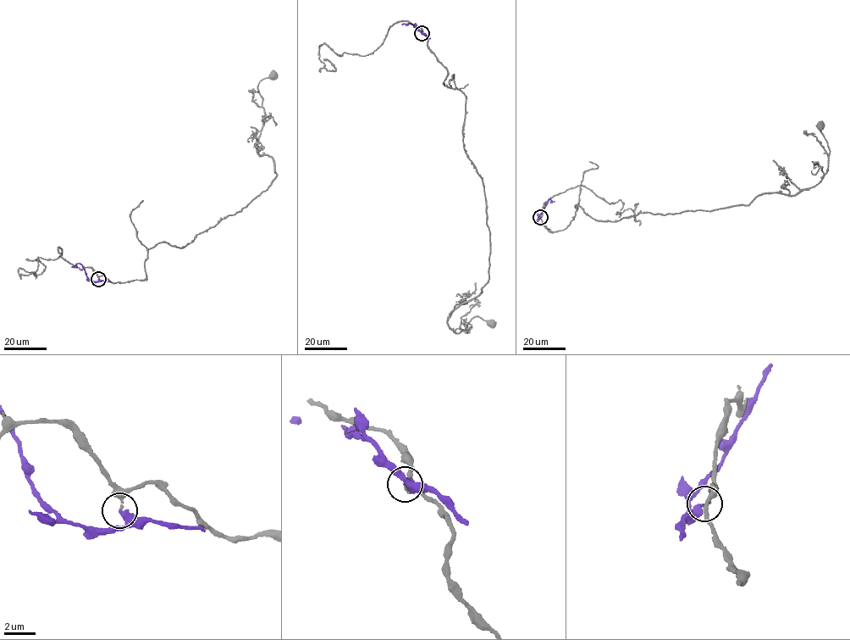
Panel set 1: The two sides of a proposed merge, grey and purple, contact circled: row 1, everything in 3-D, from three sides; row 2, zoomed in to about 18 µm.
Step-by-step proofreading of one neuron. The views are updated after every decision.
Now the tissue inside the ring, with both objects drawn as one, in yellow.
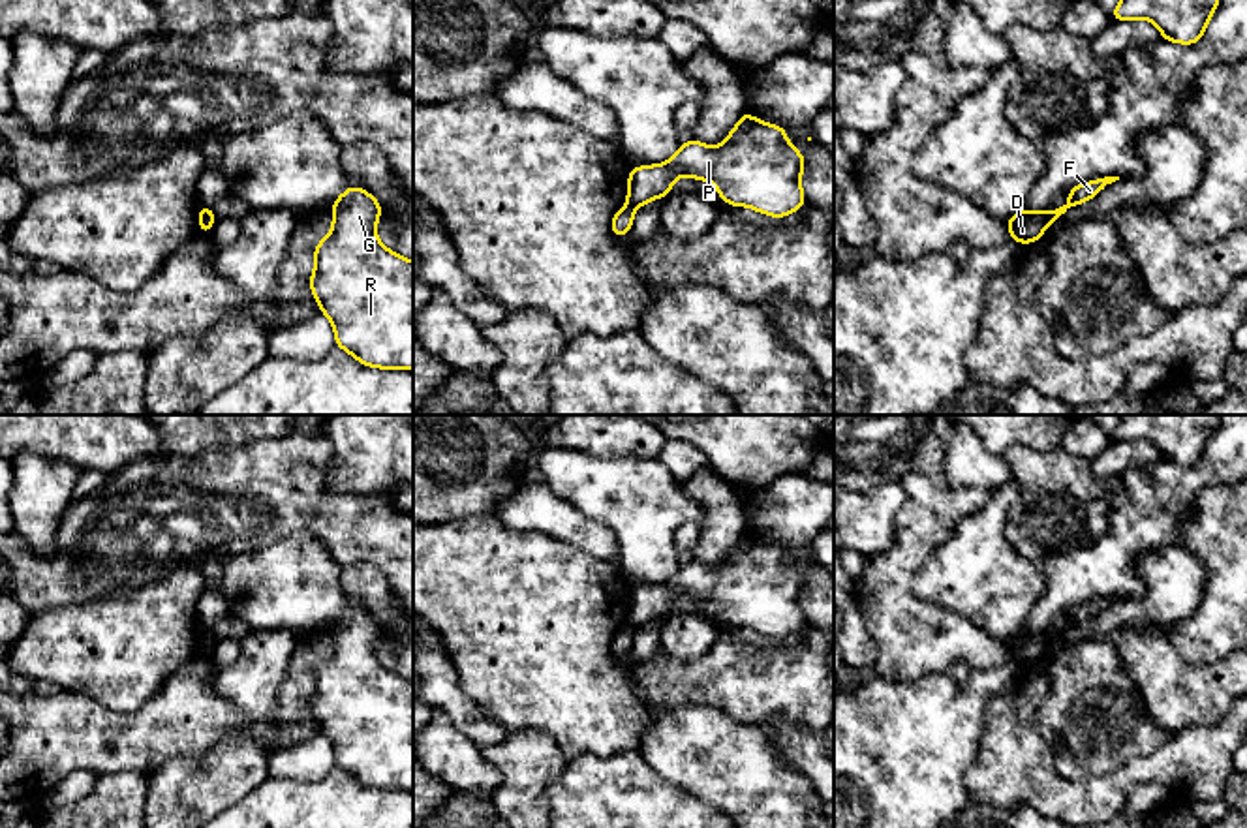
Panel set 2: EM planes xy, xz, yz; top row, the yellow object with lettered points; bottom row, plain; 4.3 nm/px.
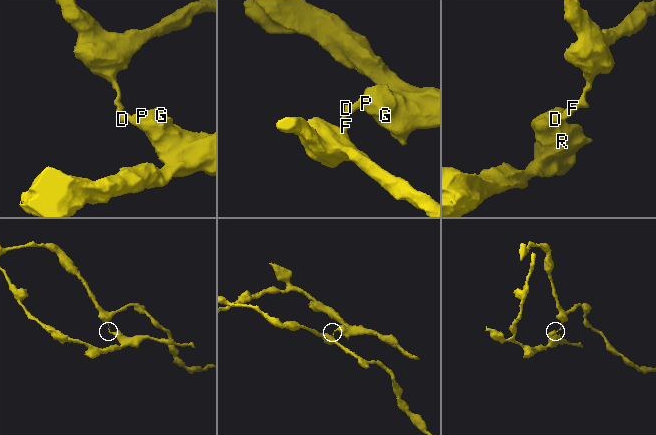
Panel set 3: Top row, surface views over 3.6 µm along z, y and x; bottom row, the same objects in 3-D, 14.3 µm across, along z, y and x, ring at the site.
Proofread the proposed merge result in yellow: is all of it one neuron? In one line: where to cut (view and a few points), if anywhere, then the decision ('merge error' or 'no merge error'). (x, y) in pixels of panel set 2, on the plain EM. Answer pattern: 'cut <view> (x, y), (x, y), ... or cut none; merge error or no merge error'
cut yz (1045, 633), (1048, 643); merge error

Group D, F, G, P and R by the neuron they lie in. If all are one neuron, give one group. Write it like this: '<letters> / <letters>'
D G P R / F

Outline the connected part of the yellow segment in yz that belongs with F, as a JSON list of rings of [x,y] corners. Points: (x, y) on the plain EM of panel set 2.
[[[1104,597],[1097,601],[1089,601],[1085,605],[1078,605],[1069,610],[1069,621],[1055,629],[1055,631],[1046,631],[1046,640],[1048,644],[1054,644],[1055,640],[1063,638],[1063,635],[1076,625],[1087,623],[1093,616],[1097,616],[1101,610],[1104,610],[1108,605],[1119,601],[1119,597]]]

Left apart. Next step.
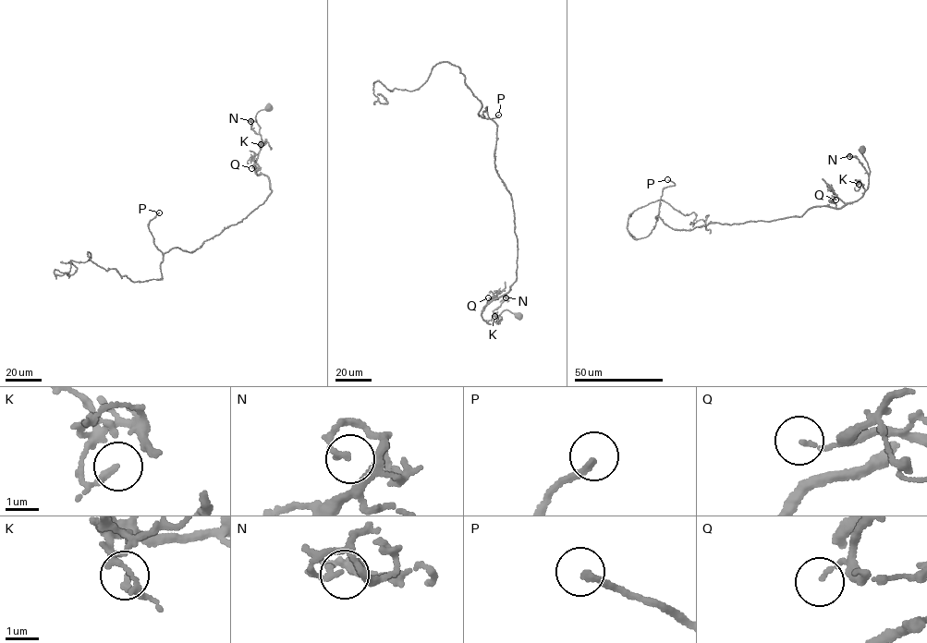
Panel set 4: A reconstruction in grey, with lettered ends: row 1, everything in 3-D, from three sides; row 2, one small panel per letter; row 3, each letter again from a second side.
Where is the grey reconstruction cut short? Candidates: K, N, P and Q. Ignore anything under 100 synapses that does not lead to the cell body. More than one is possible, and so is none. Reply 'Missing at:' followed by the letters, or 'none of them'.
Missing at: P

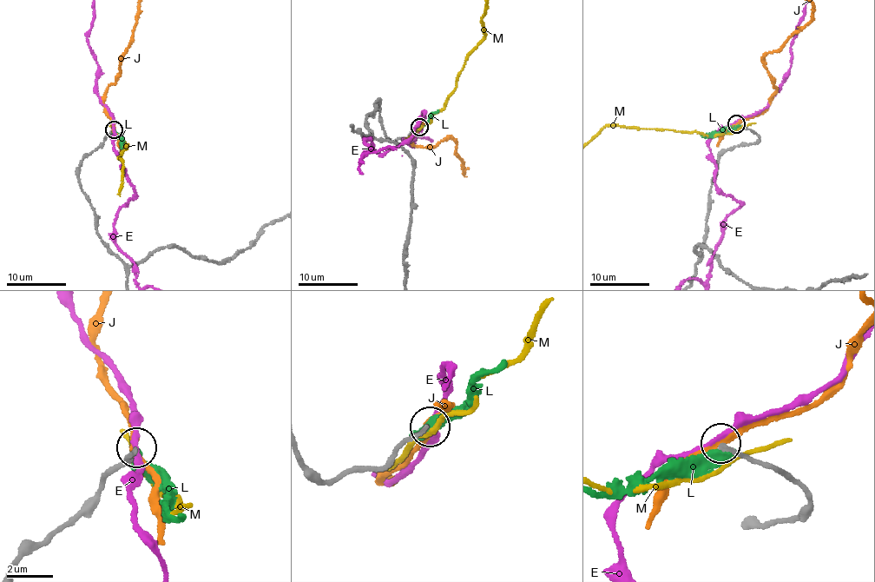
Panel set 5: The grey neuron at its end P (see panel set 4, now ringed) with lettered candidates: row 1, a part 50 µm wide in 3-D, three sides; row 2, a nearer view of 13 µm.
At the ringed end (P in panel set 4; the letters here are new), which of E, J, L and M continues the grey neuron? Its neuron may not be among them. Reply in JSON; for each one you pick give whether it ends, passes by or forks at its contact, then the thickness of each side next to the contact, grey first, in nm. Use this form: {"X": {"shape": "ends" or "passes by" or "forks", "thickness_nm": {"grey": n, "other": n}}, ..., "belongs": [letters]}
{"belongs": []}

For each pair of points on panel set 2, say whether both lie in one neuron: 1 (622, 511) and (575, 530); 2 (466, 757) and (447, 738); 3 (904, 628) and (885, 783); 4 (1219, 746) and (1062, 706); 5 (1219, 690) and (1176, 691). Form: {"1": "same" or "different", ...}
{"1": "different", "2": "same", "3": "different", "4": "different", "5": "same"}

